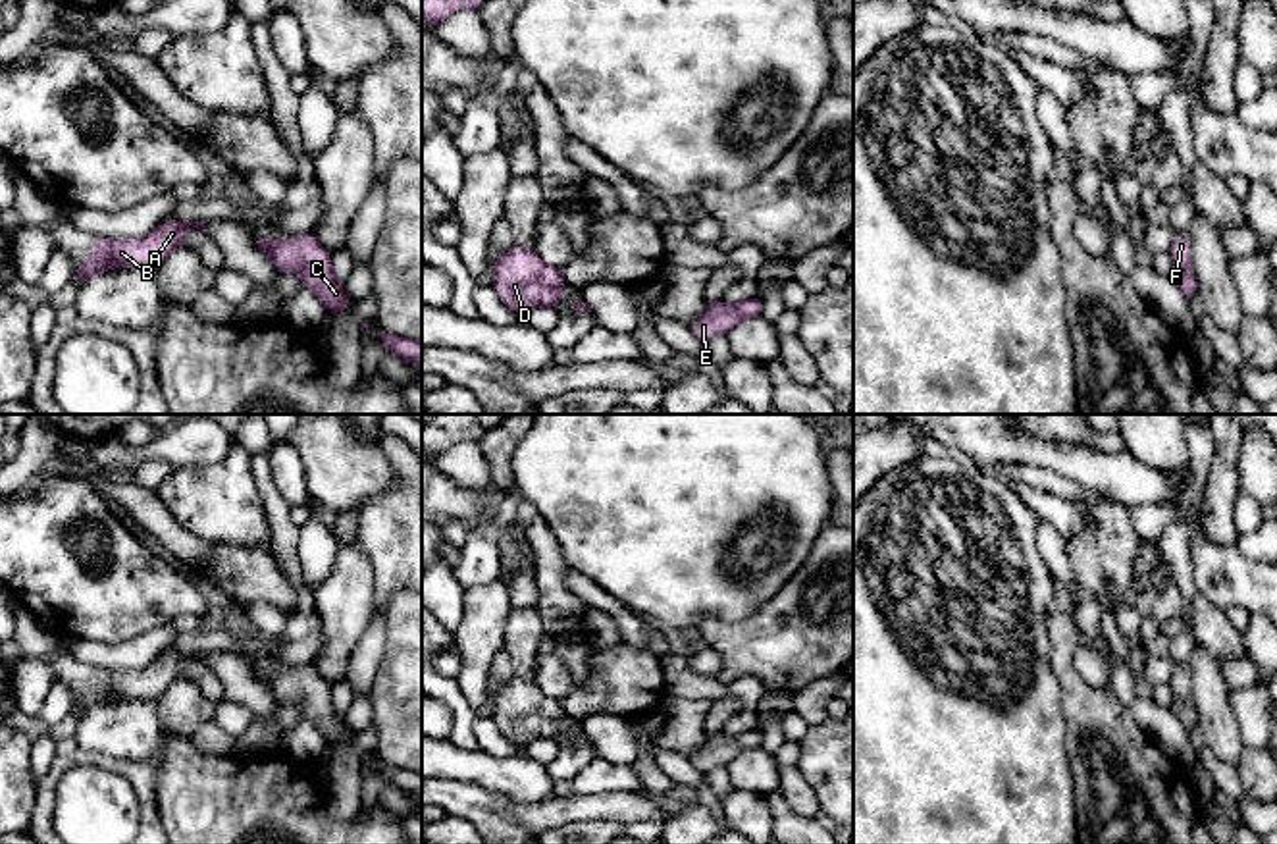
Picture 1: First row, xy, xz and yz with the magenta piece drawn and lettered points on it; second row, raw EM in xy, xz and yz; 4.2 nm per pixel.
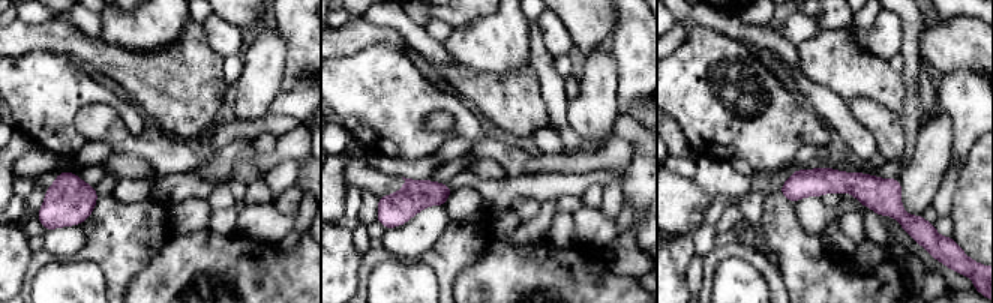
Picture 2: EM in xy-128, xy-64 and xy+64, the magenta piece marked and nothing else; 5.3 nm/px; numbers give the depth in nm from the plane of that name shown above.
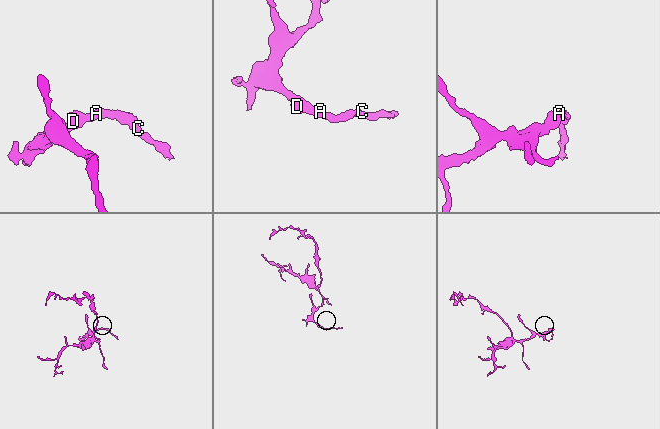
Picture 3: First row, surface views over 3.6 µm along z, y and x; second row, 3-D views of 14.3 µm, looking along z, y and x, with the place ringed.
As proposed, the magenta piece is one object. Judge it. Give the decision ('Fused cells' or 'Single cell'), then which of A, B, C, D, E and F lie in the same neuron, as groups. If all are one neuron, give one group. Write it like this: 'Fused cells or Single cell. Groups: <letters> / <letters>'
Single cell. Groups: A B C D E F

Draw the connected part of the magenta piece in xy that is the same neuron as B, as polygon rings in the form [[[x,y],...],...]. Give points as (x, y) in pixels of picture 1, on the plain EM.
[[[166,651],[141,671],[104,671],[94,669],[92,682],[87,692],[77,694],[73,711],[85,715],[96,705],[106,705],[114,699],[158,699],[173,680],[187,676],[183,663],[193,657],[208,667],[202,653]]]

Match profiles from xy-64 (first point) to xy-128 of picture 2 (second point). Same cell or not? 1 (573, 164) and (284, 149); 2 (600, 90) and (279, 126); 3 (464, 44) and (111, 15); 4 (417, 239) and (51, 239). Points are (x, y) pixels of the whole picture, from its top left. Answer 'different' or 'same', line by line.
1: same
2: different
3: same
4: same

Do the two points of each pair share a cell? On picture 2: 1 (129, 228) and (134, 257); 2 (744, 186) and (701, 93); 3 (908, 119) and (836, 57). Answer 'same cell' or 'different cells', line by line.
1: same cell
2: different cells
3: different cells

